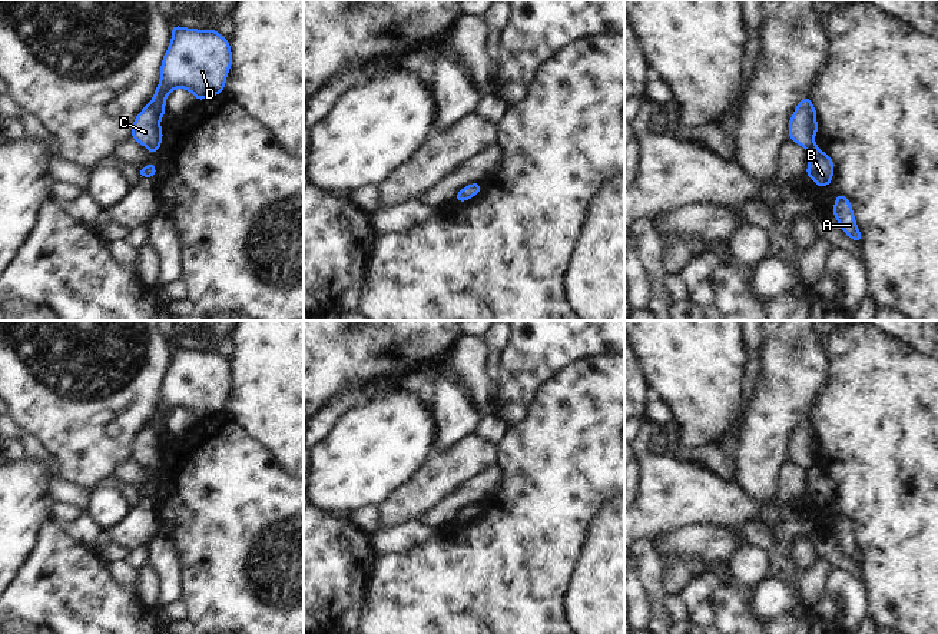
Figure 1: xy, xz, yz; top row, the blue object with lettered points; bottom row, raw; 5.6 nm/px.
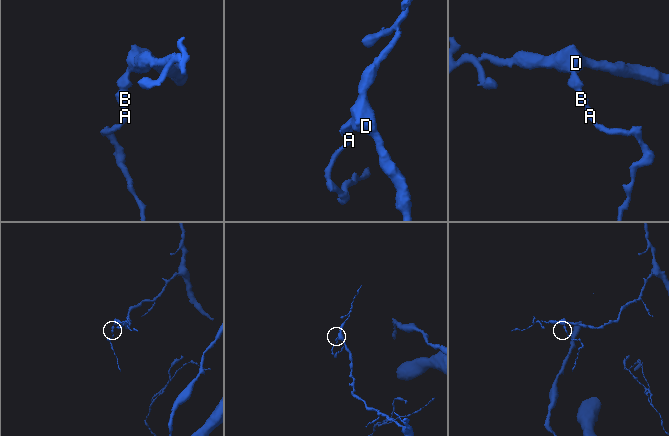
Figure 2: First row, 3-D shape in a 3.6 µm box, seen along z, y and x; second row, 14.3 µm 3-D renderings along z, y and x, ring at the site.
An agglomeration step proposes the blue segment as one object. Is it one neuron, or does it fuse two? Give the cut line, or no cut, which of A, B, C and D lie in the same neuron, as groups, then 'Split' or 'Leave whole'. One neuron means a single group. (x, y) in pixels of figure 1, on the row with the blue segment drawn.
Split along yz (814, 145), (808, 150). Groups: A B / C D. Split

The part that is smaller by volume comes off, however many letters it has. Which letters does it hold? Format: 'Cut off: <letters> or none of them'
Cut off: A, B

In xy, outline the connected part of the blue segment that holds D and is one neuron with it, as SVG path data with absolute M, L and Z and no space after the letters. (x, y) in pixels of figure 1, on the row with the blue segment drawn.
M173 24L172 40L160 64L160 82L153 99L132 123L132 139L146 149L159 150L163 139L160 119L166 113L165 103L169 93L175 89L186 89L198 102L218 96L223 92L231 64L232 50L229 40L223 39L216 30L196 30Z

